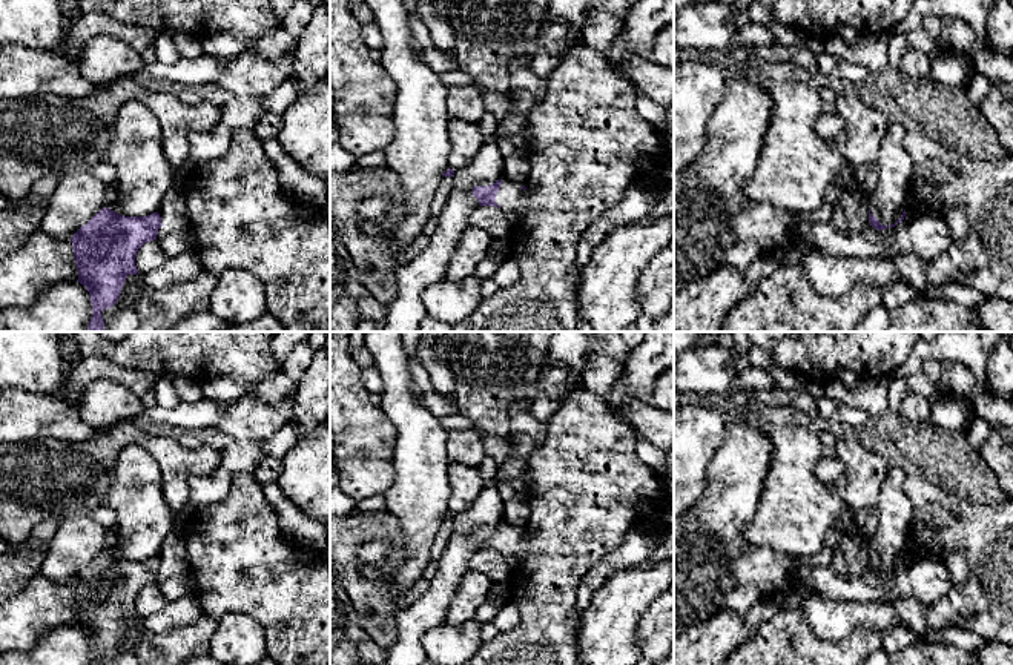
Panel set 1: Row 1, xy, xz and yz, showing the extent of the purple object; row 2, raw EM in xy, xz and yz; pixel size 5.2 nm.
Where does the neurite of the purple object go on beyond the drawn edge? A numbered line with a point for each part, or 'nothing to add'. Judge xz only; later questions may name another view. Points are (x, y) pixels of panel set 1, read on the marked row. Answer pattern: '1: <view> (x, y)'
1: xz (513, 200)

